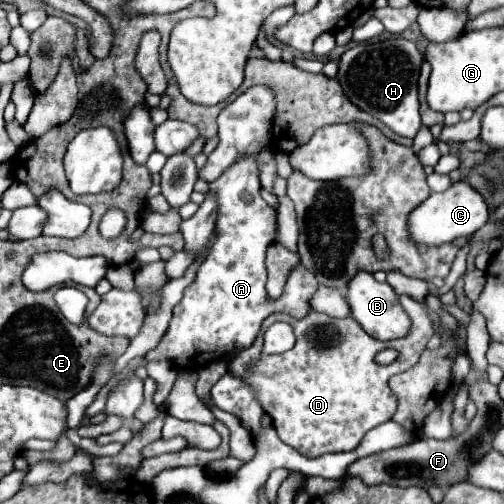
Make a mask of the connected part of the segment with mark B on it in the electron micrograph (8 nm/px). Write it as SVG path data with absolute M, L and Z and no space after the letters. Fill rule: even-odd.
M360 272L352 282L348 282L346 288L346 302L350 306L350 316L374 338L378 340L392 340L392 338L402 338L410 330L410 318L402 310L398 302L398 294L386 284L386 282L376 282L370 272Z

